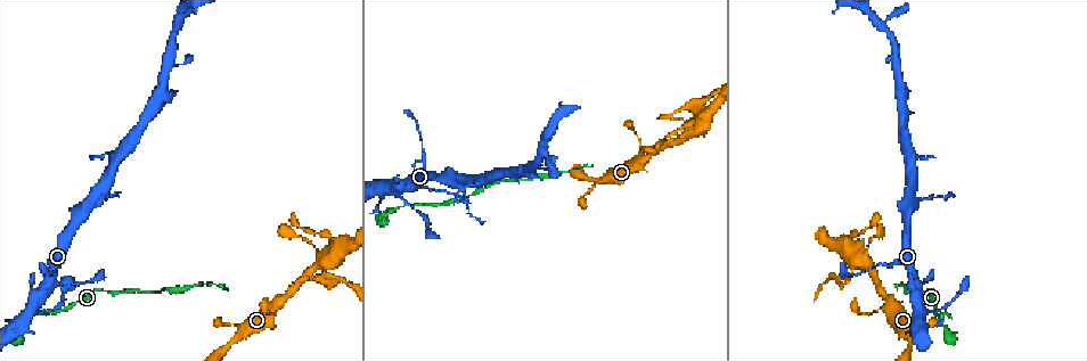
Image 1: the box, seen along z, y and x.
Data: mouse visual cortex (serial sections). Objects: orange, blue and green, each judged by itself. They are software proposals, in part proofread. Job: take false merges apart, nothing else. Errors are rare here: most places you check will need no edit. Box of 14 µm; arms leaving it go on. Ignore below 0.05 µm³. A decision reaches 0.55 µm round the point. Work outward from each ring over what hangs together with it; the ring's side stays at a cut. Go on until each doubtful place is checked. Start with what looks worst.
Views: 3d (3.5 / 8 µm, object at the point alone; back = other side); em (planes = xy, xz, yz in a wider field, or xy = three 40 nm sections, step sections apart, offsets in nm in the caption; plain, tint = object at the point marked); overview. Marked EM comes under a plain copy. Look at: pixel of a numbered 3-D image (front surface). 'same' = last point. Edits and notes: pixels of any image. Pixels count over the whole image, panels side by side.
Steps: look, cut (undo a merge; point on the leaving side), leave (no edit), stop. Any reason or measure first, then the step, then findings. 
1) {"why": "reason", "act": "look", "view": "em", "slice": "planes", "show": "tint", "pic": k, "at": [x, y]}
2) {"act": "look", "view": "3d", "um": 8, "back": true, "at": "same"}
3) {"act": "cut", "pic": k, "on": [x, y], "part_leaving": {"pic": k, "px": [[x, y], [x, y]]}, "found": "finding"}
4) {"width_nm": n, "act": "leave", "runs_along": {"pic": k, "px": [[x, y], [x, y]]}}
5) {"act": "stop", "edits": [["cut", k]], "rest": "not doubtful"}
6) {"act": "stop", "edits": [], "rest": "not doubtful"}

{"why": "thick turns thin", "act": "look", "view": "3d", "um": 3.5, "pic": 1, "at": [940, 325]}

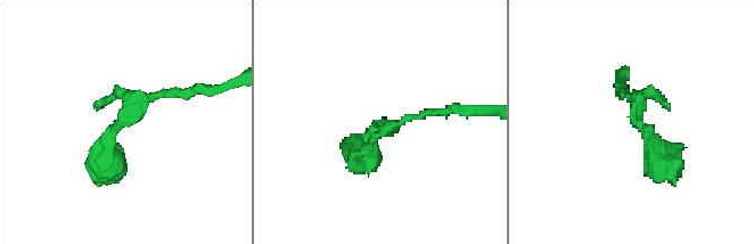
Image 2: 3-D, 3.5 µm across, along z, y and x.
{"act": "look", "view": "em", "slice": "xy", "step": 5, "show": "tint", "pic": 2, "at": [639, 124]}

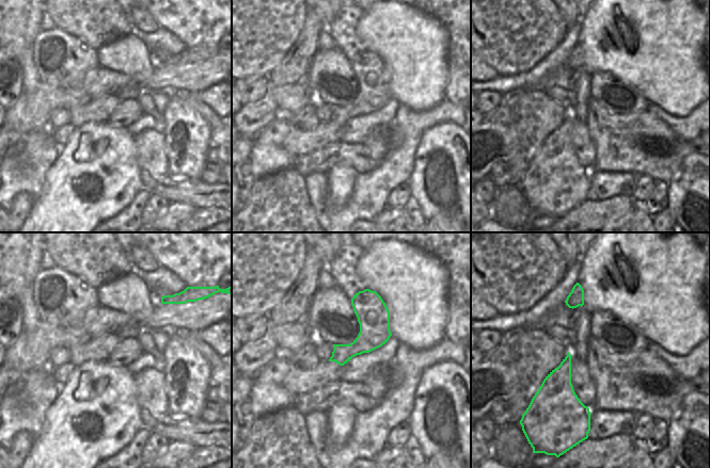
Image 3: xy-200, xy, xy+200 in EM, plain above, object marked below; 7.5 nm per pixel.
{"act": "leave", "runs_along": {"pic": 2, "px": [[181, 91], [146, 98], [112, 130], [97, 186]]}, "found": "one cell here"}

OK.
{"why": "a narrow waist", "act": "look", "view": "3d", "um": 3.5, "pic": 1, "at": [685, 135]}

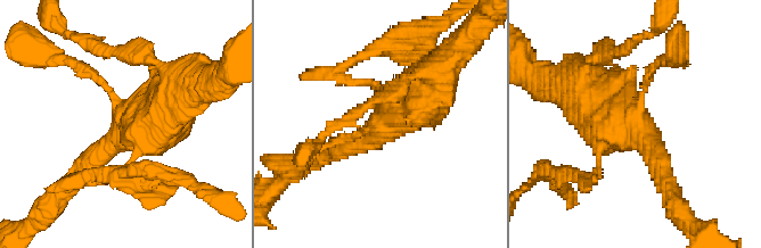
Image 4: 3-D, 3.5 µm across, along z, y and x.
{"why": "need the tissue", "act": "look", "view": "em", "slice": "xy", "step": 5, "show": "tint", "pic": 4, "at": [134, 122]}

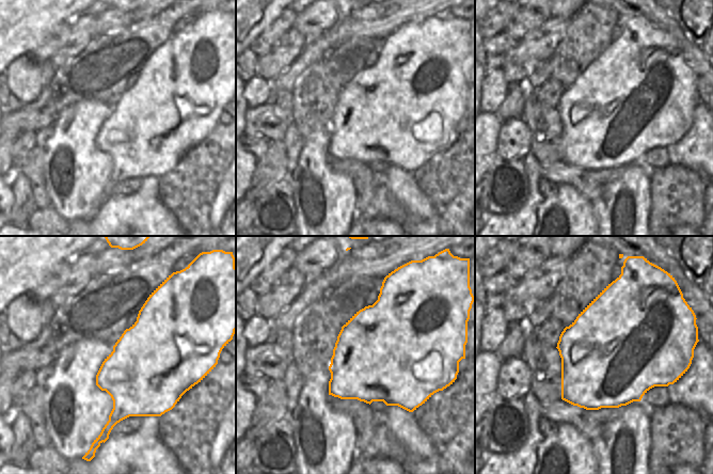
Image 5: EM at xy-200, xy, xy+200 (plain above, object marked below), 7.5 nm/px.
{"act": "cut", "pic": 4, "on": [401, 50], "found": "two cells meet here"}

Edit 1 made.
{"act": "stop", "edits": [["cut", 4]], "rest": "not doubtful"}

